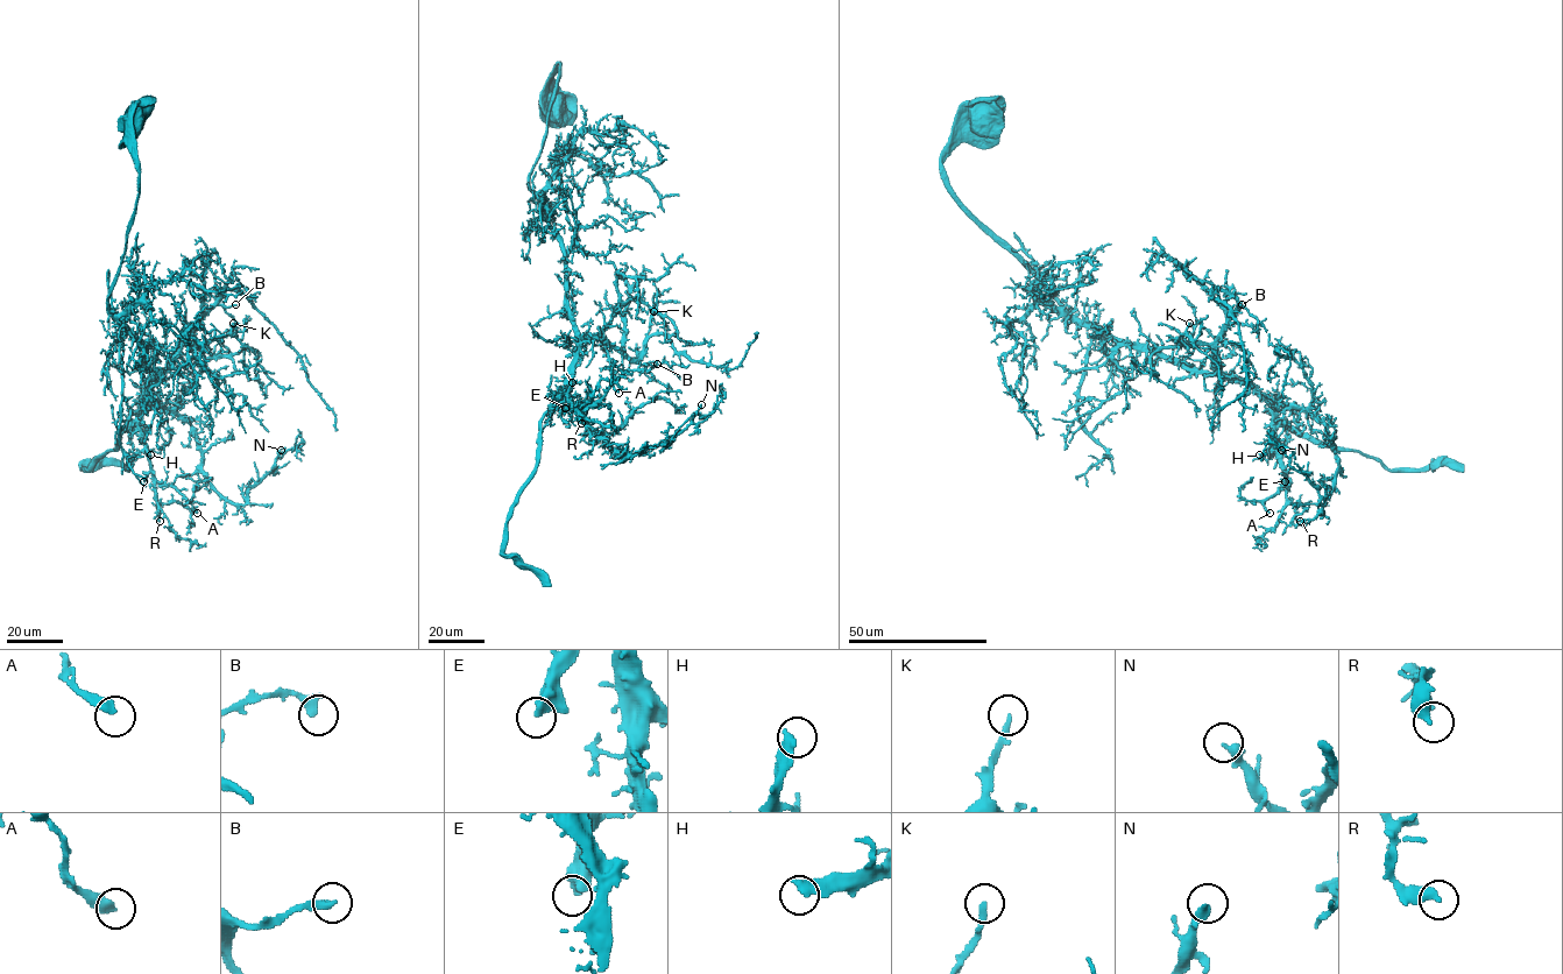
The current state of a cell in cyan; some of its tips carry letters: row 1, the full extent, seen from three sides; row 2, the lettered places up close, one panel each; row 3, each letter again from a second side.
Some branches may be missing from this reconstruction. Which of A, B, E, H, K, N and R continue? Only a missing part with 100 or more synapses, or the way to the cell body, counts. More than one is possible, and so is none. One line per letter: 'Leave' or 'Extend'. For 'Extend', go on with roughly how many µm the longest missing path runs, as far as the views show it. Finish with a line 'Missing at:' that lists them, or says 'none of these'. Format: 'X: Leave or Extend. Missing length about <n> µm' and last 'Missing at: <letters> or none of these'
A: Leave
B: Leave
E: Leave
H: Extend. Missing length about 50 µm
K: Leave
N: Leave
R: Leave
Missing at: H

